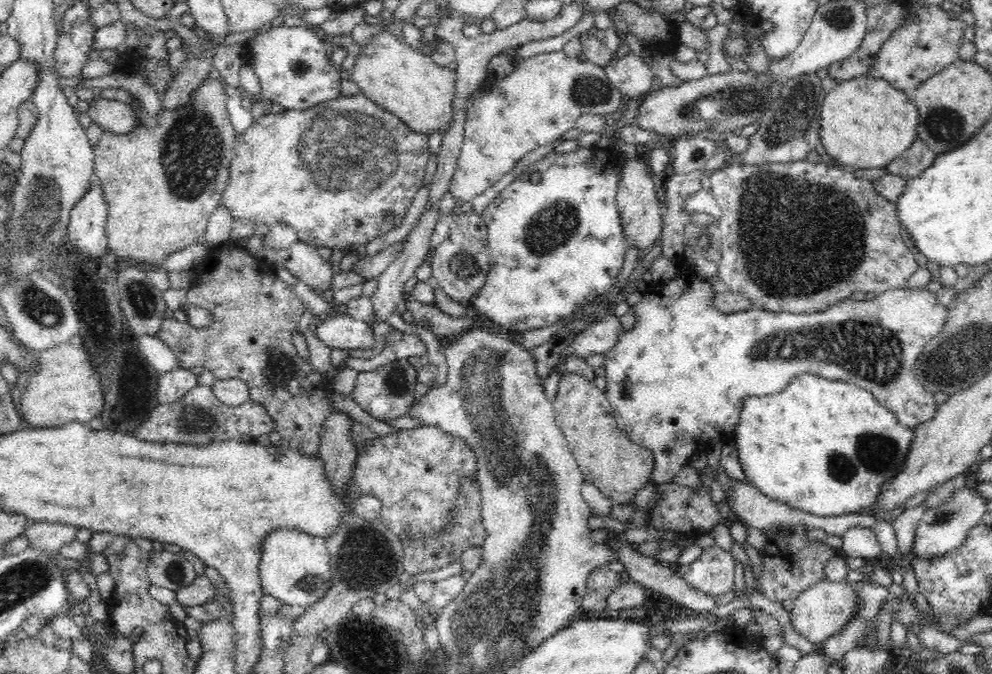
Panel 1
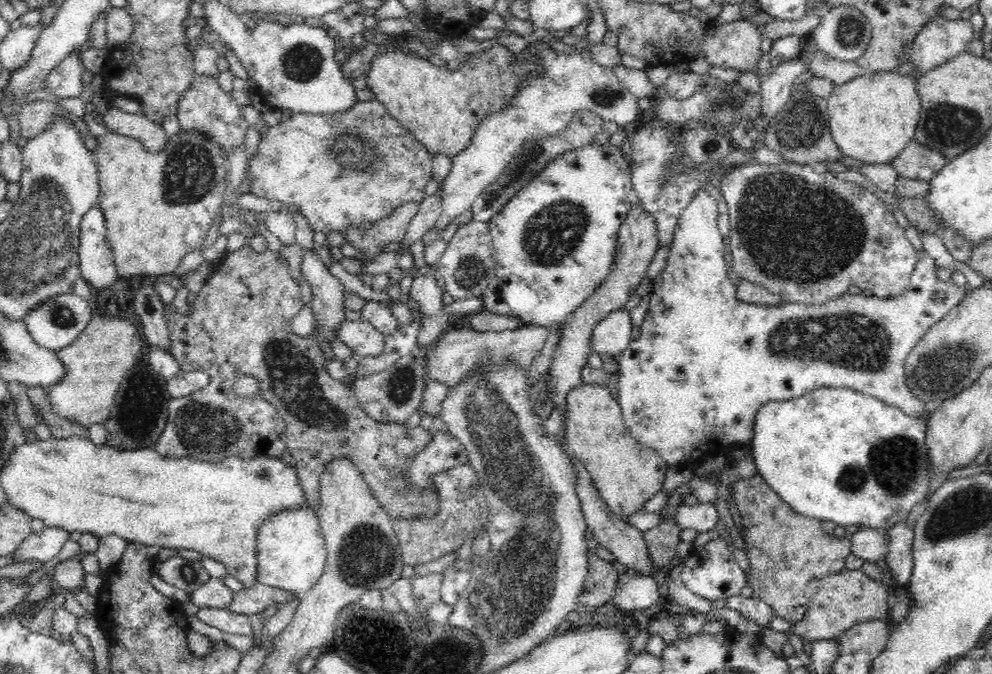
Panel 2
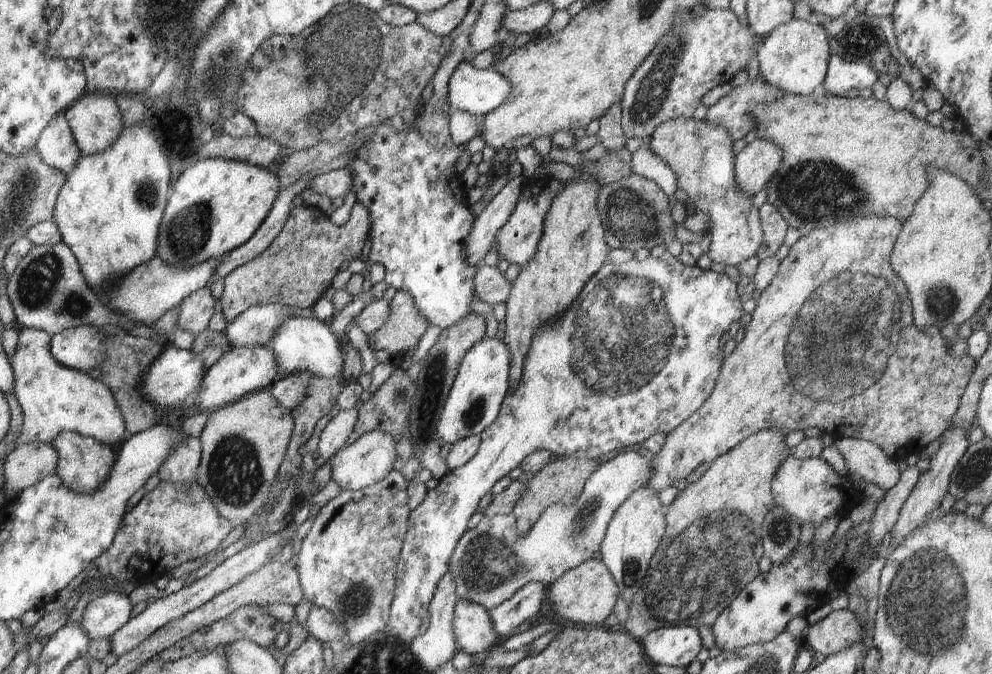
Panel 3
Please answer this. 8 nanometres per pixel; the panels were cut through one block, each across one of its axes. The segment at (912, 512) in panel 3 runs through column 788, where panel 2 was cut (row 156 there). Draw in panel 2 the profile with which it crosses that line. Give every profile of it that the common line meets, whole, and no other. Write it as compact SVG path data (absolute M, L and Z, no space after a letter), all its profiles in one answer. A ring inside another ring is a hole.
M378 100L356 102L348 110L337 113L326 114L308 114L292 113L288 119L281 120L274 126L269 126L258 141L257 151L252 158L247 160L247 180L249 180L250 193L258 198L267 198L268 200L278 201L282 208L280 211L289 211L288 208L297 208L300 214L306 217L310 228L314 232L324 232L328 235L330 232L344 233L348 228L366 228L376 224L381 218L390 216L399 206L406 203L420 203L426 196L426 184L433 178L432 166L433 154L422 145L422 143L406 128L401 125L388 111L387 108L378 102Z

